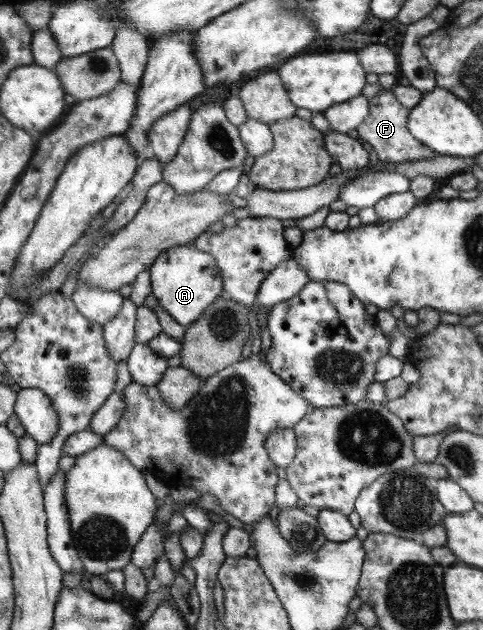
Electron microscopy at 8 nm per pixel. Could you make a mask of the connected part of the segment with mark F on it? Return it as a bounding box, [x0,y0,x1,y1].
[355,90,436,163]

